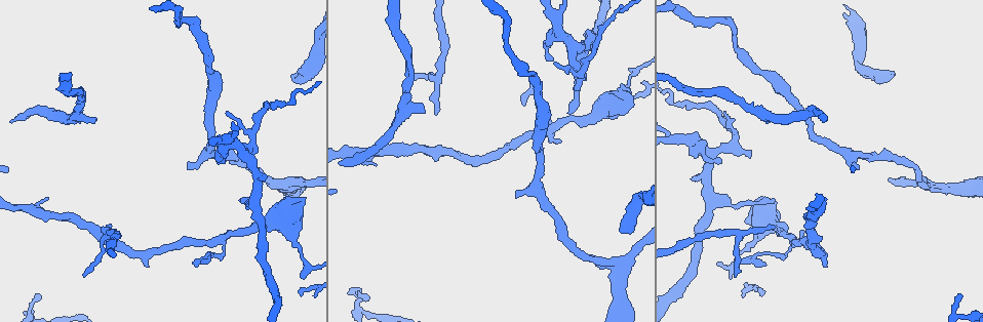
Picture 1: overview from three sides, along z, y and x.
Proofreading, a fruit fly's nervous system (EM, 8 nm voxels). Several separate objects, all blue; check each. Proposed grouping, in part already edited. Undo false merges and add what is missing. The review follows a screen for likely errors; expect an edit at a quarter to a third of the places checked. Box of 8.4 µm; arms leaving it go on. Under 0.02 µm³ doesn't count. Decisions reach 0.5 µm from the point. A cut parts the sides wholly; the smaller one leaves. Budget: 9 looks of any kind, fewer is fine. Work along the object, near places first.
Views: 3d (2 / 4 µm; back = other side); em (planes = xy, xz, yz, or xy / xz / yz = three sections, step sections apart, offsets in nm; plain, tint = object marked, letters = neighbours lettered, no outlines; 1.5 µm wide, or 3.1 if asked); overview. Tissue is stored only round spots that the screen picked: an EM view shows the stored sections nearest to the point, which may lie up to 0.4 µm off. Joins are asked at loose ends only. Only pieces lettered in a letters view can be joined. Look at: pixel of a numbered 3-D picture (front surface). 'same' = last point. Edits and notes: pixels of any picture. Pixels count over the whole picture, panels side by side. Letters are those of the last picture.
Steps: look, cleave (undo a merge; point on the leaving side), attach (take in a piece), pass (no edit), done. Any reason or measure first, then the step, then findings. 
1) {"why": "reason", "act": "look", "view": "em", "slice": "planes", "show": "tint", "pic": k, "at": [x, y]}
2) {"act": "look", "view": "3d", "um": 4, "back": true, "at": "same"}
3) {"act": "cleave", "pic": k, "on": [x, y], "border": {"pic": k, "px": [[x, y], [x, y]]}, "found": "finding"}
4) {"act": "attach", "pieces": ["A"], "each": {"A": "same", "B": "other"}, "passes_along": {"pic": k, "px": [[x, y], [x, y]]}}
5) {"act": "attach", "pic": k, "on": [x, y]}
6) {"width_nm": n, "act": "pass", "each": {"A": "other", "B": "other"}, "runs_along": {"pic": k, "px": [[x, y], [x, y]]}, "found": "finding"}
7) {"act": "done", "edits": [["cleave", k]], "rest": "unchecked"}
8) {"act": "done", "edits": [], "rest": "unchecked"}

{"why": "branch stops here", "act": "look", "view": "3d", "um": 4, "pic": 1, "at": [890, 72]}

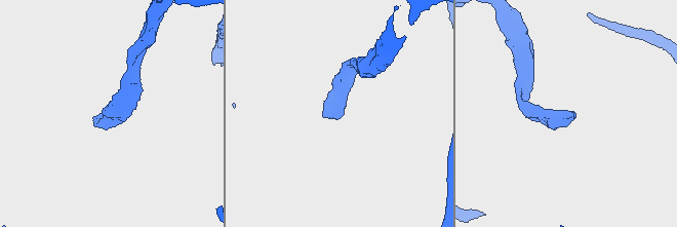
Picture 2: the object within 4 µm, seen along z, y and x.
{"act": "look", "view": "em", "slice": "yz", "step": 8, "show": "letters", "pic": 2, "at": [572, 115]}

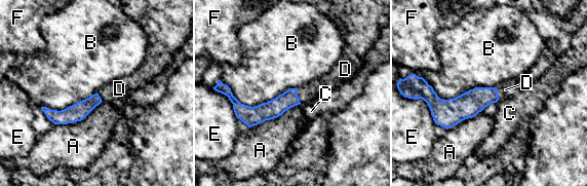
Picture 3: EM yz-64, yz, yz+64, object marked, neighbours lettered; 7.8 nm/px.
{"why": "another direction", "act": "look", "view": "em", "slice": "planes", "show": "letters", "at": "same"}

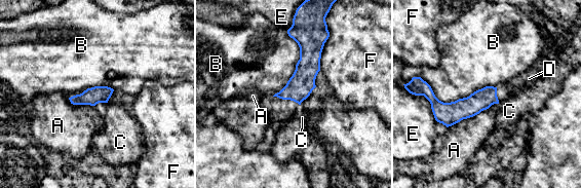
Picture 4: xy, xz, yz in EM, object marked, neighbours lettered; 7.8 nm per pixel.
{"act": "attach", "pieces": ["D"], "each": {"A": "other", "B": "other", "C": "other", "D": "same", "E": "other", "F": "other"}, "passes_along": {"pic": 4, "px": [[301, 84], [286, 99], [278, 111]]}, "found": "the cell continues"}

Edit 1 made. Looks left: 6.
{"why": "free end", "act": "look", "view": "em", "slice": "yz", "step": 4, "show": "tint", "pic": 1, "at": [187, 166]}

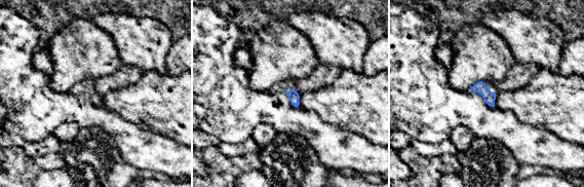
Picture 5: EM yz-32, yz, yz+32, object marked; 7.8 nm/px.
{"act": "look", "view": "em", "slice": "yz", "step": 4, "show": "letters", "at": "same"}

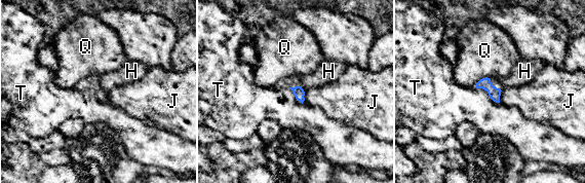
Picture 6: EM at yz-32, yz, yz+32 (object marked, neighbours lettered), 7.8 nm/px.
{"act": "pass", "each": {"H": "other", "J": "other", "Q": "other", "T": "other"}, "found": "none of them fits"}

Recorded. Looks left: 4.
{"why": "abrupt turn", "act": "look", "view": "em", "slice": "yz", "step": 4, "show": "letters", "pic": 1, "at": [222, 237]}

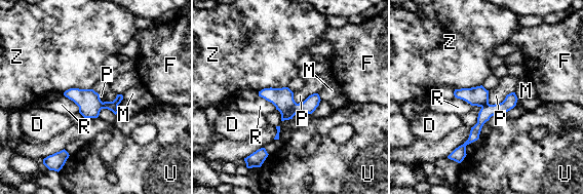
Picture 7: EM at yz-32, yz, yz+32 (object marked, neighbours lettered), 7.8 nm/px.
{"act": "look", "view": "em", "slice": "planes", "show": "letters", "at": "same"}

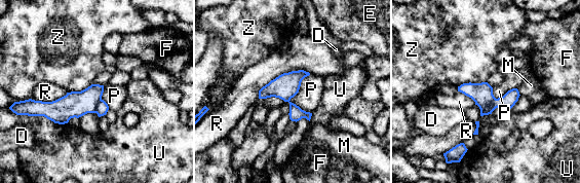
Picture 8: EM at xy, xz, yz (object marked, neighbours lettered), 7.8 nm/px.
{"width_nm": 170, "act": "cleave", "pic": 8, "on": [511, 97], "each": {"D": "other", "E": "other", "F": "other", "M": "other", "P": "other", "R": "other", "U": "other", "Z": "other"}, "found": "two cells meet here"}

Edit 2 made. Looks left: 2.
{"act": "look", "view": "overview"}

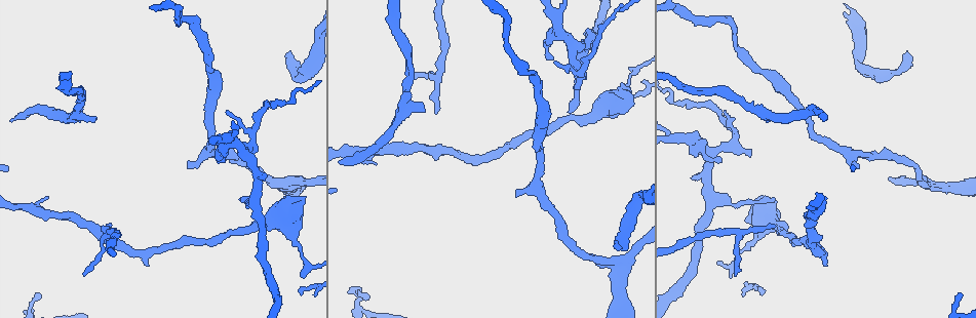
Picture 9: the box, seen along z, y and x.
{"why": "an open end", "act": "look", "view": "em", "slice": "yz", "step": 4, "show": "letters", "pic": 9, "at": [423, 110]}

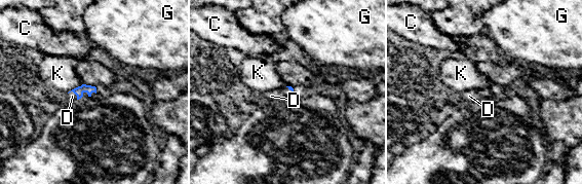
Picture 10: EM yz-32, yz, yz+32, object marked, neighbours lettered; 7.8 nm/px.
{"longest_contact_nm": ["K", 150], "act": "attach", "pieces": ["D"], "each": {"C": "other", "D": "same", "G": "other", "K": "other"}, "found": "the cell continues"}

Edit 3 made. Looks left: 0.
{"act": "done", "edits": [["attach", 4], ["cleave", 8], ["attach", 10]], "rest": "unchecked"}

